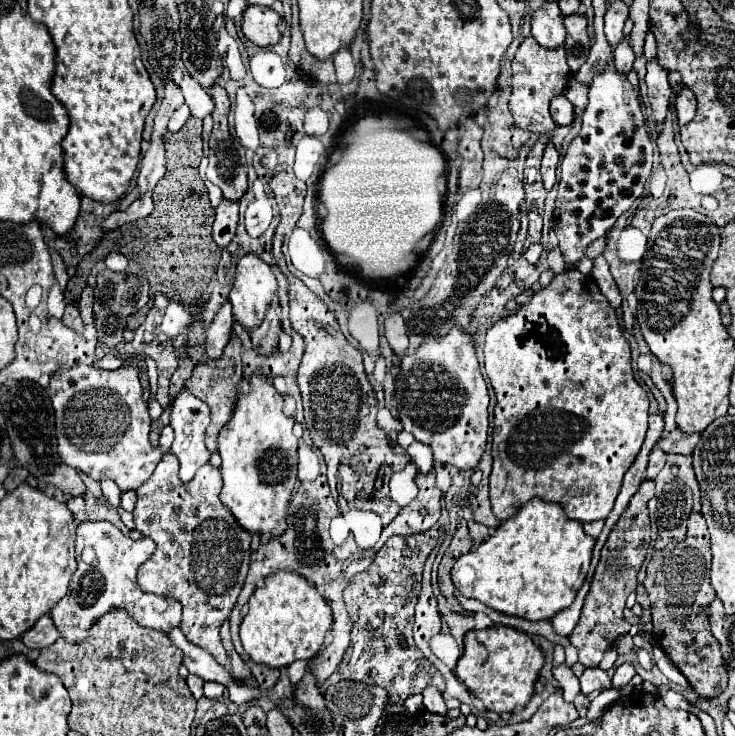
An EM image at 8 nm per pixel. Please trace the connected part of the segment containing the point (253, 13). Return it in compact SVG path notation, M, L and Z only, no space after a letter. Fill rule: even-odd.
M247 6L243 14L243 34L257 46L277 44L281 38L279 32L281 16L267 6Z

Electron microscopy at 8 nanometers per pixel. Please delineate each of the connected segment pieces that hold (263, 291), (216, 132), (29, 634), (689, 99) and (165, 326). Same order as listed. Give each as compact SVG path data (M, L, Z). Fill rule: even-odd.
M245 254L237 264L233 290L229 302L233 304L233 316L247 330L253 330L261 324L267 306L277 292L277 280L271 268L257 258L257 254Z
M215 82L213 86L209 86L209 96L215 102L215 110L213 110L213 132L209 136L209 166L207 166L207 178L217 184L223 190L223 196L229 200L239 200L245 190L247 190L247 166L245 166L245 148L241 148L239 140L231 136L229 126L227 126L227 114L229 114L229 98L225 88Z
M49 614L41 616L41 618L35 622L35 626L29 628L29 630L21 636L21 640L23 640L25 646L29 646L29 648L39 648L39 650L45 648L45 646L49 646L49 644L53 644L57 638L59 638L59 634L57 634L57 628L55 628L55 624L53 624L53 620L51 620Z
M683 88L677 98L675 98L675 108L677 108L677 118L679 126L687 126L693 120L693 112L697 110L697 104L693 102L693 92L689 88Z
M169 304L161 322L161 332L169 338L175 338L185 326L189 326L191 322L191 310L187 310L181 304Z

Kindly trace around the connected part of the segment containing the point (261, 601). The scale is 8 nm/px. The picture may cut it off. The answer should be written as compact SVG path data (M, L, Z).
M277 572L265 578L263 586L249 598L249 612L241 622L239 634L253 662L269 668L285 668L293 660L311 660L321 650L331 626L331 608L317 588L299 574Z

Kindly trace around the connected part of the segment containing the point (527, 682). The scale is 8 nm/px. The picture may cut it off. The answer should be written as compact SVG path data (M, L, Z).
M491 626L485 630L471 630L465 634L465 652L459 658L455 666L455 674L461 682L467 684L467 688L483 702L483 706L495 714L513 712L517 706L525 706L533 694L533 684L539 676L539 670L545 664L543 652L533 644L531 636L525 632L519 632L509 626Z

